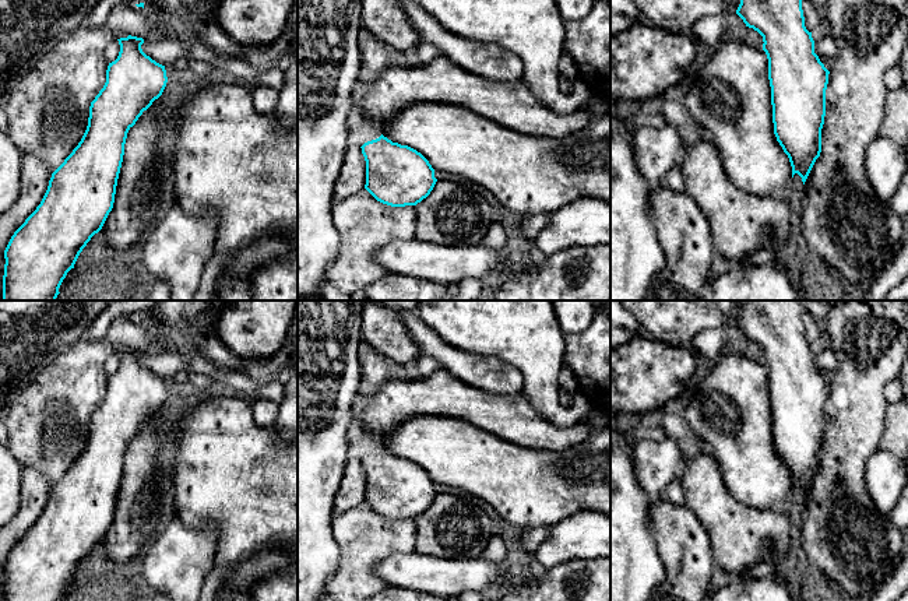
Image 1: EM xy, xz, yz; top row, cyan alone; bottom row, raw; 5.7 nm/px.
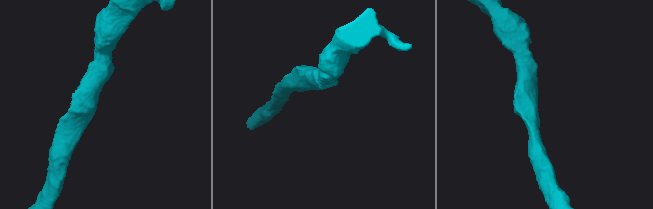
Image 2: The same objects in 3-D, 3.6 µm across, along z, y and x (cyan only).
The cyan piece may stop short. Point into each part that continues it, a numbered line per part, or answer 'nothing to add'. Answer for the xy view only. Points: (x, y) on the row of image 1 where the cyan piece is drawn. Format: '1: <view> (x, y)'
nothing to add

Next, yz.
nothing to add

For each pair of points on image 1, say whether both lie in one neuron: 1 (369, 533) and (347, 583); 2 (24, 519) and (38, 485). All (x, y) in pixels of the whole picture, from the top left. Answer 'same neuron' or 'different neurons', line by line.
1: same neuron
2: same neuron

